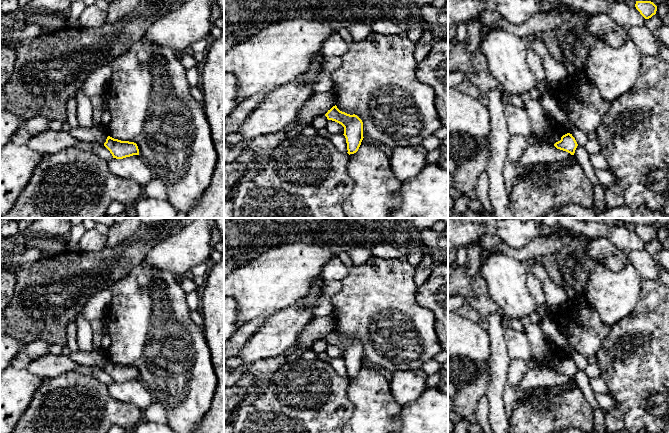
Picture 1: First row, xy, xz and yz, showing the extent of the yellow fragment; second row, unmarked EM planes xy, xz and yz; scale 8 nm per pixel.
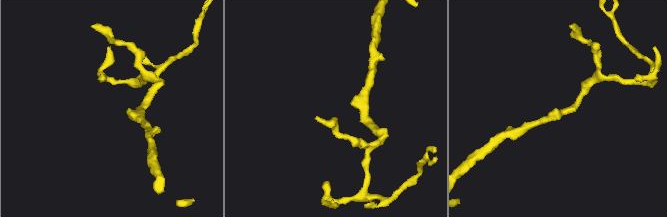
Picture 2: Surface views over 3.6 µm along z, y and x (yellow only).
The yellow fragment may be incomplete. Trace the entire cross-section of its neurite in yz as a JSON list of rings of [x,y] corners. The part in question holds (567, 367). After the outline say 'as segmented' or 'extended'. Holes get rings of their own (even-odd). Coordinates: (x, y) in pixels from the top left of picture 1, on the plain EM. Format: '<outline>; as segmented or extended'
[[[567,357],[565,359],[563,359],[561,361],[561,364],[556,366],[554,368],[554,370],[557,373],[566,375],[566,376],[570,377],[571,379],[574,379],[578,368],[577,368],[575,362],[572,360],[572,358]]]; as segmented

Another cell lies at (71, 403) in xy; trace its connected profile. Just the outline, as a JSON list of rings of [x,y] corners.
[[[73,370],[58,377],[42,380],[11,433],[107,433],[112,426],[117,425],[128,430],[142,420],[143,412],[136,405],[115,400],[108,391],[108,385]]]

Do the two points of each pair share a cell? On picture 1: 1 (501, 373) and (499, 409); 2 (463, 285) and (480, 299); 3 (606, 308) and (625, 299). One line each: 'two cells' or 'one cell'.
1: one cell
2: one cell
3: one cell

